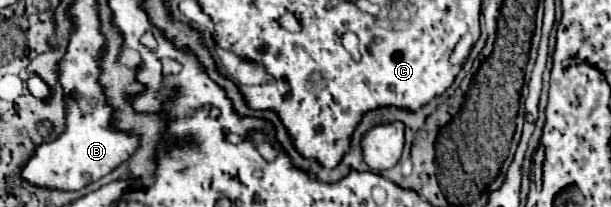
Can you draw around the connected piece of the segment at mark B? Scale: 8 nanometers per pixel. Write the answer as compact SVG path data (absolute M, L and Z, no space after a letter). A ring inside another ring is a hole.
M86 88L86 96L78 100L78 108L84 116L74 116L74 128L80 132L76 136L76 146L62 146L62 144L38 144L34 146L32 156L28 158L26 166L20 172L20 178L36 188L48 188L48 190L82 190L90 182L100 180L108 172L112 172L118 164L126 162L128 156L138 148L138 138L126 136L124 132L110 130L110 108L106 108L104 96L100 88ZM92 120L92 128L90 128Z

